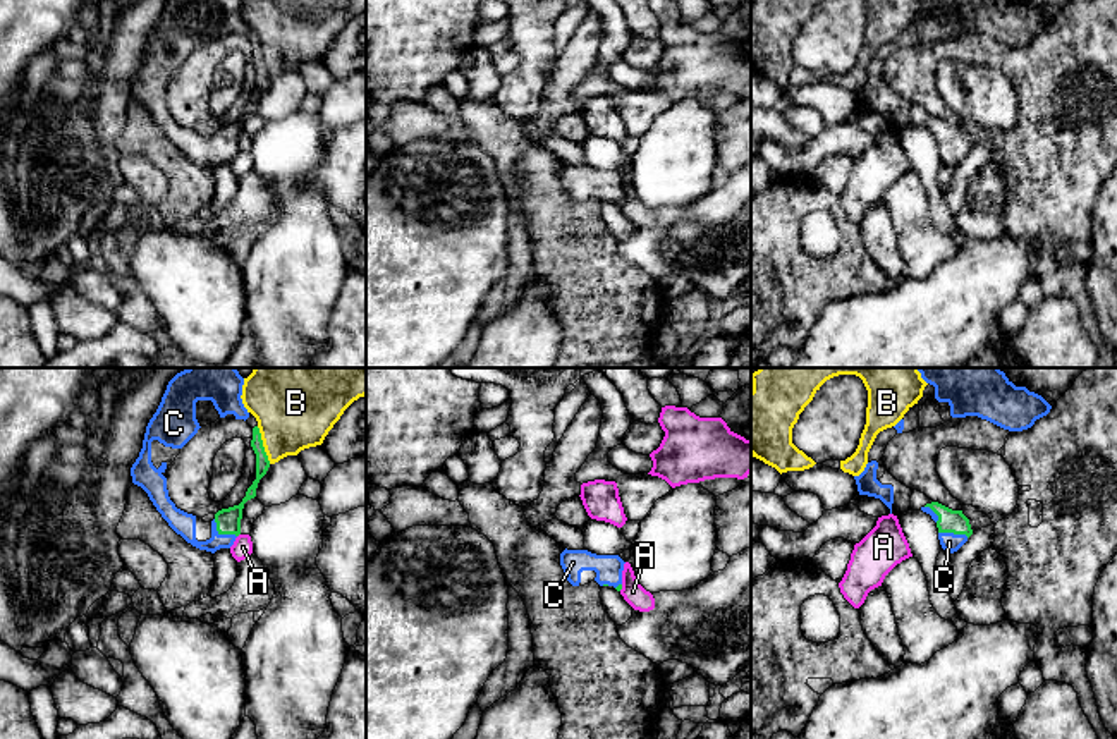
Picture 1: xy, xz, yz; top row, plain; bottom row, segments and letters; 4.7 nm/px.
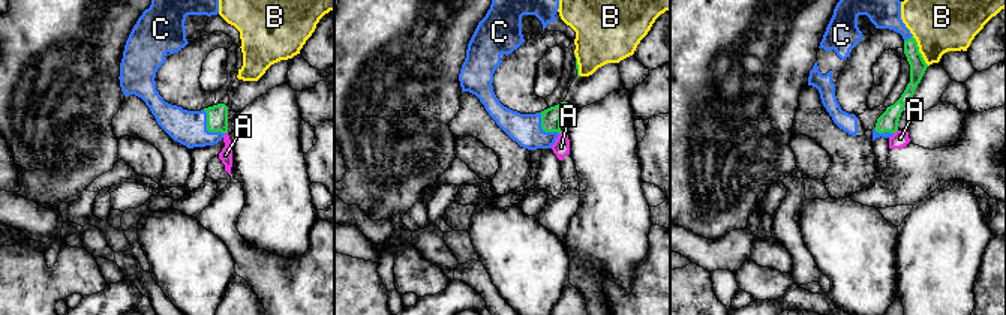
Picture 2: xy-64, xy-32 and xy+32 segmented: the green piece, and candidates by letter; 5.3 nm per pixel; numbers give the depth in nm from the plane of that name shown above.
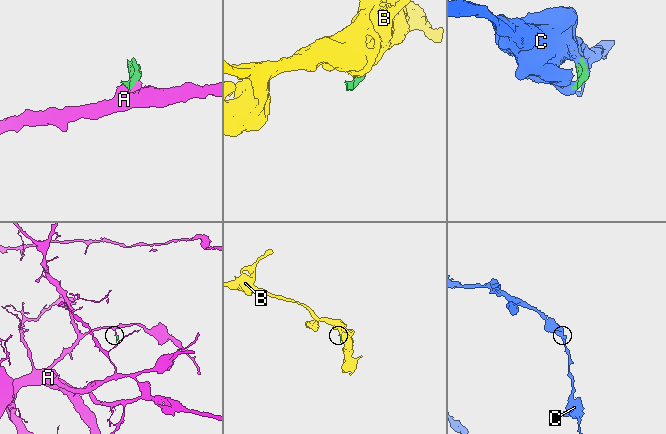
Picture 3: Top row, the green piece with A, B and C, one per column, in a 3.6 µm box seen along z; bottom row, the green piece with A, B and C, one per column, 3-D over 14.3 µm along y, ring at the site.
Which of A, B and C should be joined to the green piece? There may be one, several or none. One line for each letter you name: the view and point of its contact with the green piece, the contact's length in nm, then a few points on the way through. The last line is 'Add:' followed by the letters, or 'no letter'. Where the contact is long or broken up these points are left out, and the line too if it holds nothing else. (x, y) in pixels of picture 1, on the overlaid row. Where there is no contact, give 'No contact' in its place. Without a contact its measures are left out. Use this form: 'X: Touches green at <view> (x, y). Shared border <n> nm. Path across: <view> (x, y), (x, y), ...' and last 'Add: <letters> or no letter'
C: Touches green at xy (222, 533). Shared border 140 nm
Add: C

